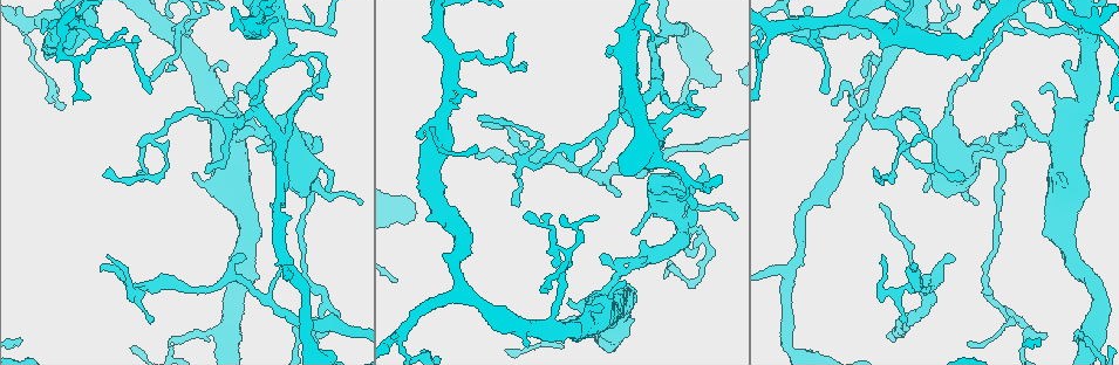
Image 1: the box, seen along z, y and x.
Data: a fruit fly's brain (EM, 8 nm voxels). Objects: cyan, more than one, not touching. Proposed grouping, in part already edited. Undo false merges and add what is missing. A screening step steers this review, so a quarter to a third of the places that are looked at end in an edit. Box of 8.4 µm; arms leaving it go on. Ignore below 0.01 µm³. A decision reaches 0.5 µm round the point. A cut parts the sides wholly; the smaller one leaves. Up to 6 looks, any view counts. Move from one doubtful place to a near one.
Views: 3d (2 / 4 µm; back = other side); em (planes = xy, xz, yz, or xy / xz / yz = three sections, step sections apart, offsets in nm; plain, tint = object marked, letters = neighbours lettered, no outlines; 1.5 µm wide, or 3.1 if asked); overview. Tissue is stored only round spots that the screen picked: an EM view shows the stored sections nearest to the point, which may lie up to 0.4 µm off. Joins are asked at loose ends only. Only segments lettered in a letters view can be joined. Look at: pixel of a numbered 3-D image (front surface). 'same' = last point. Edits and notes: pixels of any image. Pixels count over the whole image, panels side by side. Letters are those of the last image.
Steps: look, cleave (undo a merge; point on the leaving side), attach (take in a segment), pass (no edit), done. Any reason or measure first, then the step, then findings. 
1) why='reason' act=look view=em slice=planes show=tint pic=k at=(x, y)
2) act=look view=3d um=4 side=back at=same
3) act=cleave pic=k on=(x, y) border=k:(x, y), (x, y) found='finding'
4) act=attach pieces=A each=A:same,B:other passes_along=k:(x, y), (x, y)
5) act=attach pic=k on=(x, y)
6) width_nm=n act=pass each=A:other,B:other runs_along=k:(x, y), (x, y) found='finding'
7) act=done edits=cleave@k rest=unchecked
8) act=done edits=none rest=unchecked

why='free end' act=look view=em slice=yz step=4 show=tint pic=1 at=(975, 79)

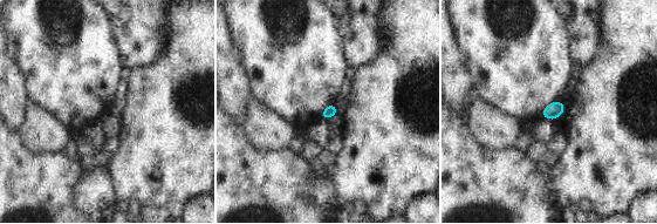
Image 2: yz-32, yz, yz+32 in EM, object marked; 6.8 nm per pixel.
act=look view=em slice=planes show=letters at=same

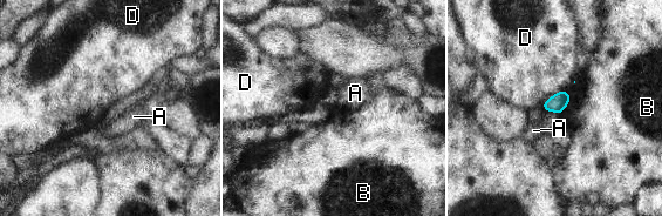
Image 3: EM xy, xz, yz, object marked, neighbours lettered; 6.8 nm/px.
width_nm=130 act=pass each=A:other,B:other,D:other border=3:(571, 93), (568, 105), (564, 109) found='no lettered segment goes on from it'

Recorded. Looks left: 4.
why='side arm on a straight run' act=look view=3d um=4 pic=1 at=(276, 134)

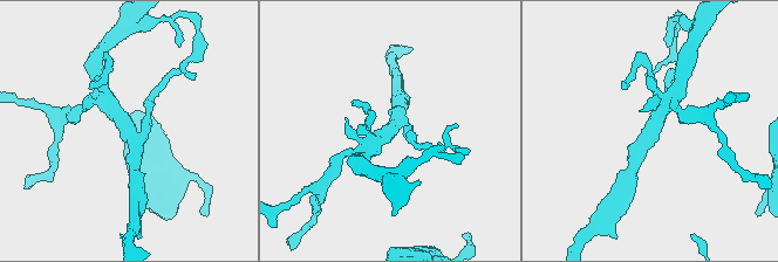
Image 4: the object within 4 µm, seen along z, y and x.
act=look view=em slice=yz step=8 show=letters pic=4 at=(649, 133)

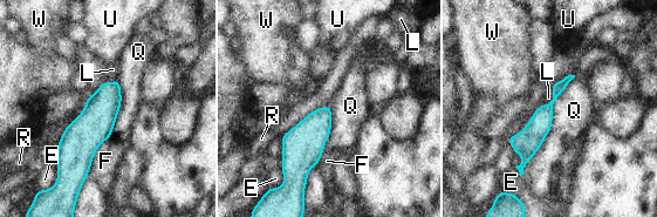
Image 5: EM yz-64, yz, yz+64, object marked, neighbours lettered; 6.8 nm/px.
act=look view=em slice=planes show=letters at=same

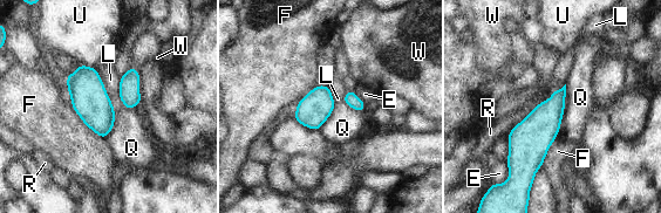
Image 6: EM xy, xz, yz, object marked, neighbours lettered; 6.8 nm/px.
longest_contact=Q:380nm act=pass each=E:other,F:other,L:other,Q:other,R:other,U:other,W:other border=6:(566, 84), (565, 109), (556, 138) found='one neuron here'

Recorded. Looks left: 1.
act=done edits=none rest=unchecked

